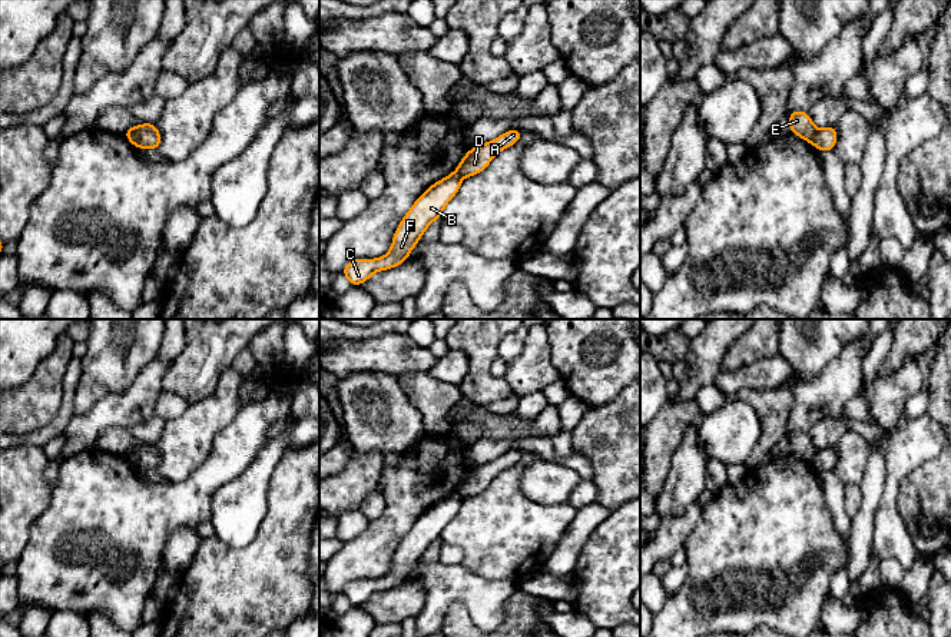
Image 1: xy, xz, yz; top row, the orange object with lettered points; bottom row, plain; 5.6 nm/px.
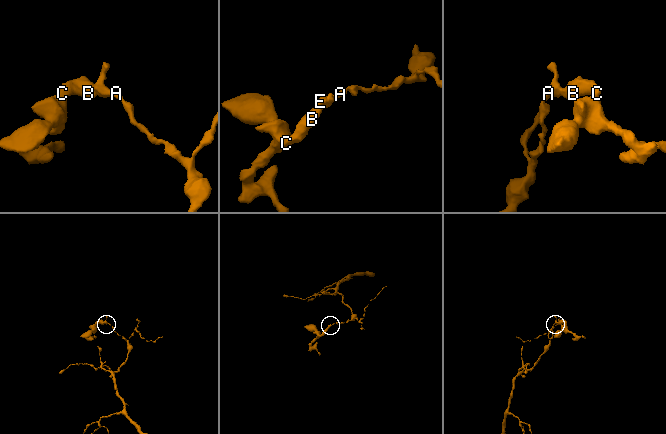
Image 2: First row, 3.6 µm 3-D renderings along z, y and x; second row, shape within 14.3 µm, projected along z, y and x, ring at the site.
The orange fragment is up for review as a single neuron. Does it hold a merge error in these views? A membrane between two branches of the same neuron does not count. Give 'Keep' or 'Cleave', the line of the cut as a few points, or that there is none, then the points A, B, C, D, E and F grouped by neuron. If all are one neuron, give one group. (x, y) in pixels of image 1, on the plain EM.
Cleave. Split along yz (817, 451), (811, 463). Groups: A D E / B C F

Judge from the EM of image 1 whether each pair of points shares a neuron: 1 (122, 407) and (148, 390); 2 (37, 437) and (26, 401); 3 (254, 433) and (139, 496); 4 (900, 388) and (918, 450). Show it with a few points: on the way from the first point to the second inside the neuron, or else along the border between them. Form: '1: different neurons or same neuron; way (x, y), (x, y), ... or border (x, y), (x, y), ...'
1: same neuron; way (128, 407), (142, 395)
2: different neurons; border (59, 407), (43, 425), (15, 434)
3: same neuron; way (225, 461), (185, 497), (168, 497)
4: different neurons; border (901, 420), (897, 428)

